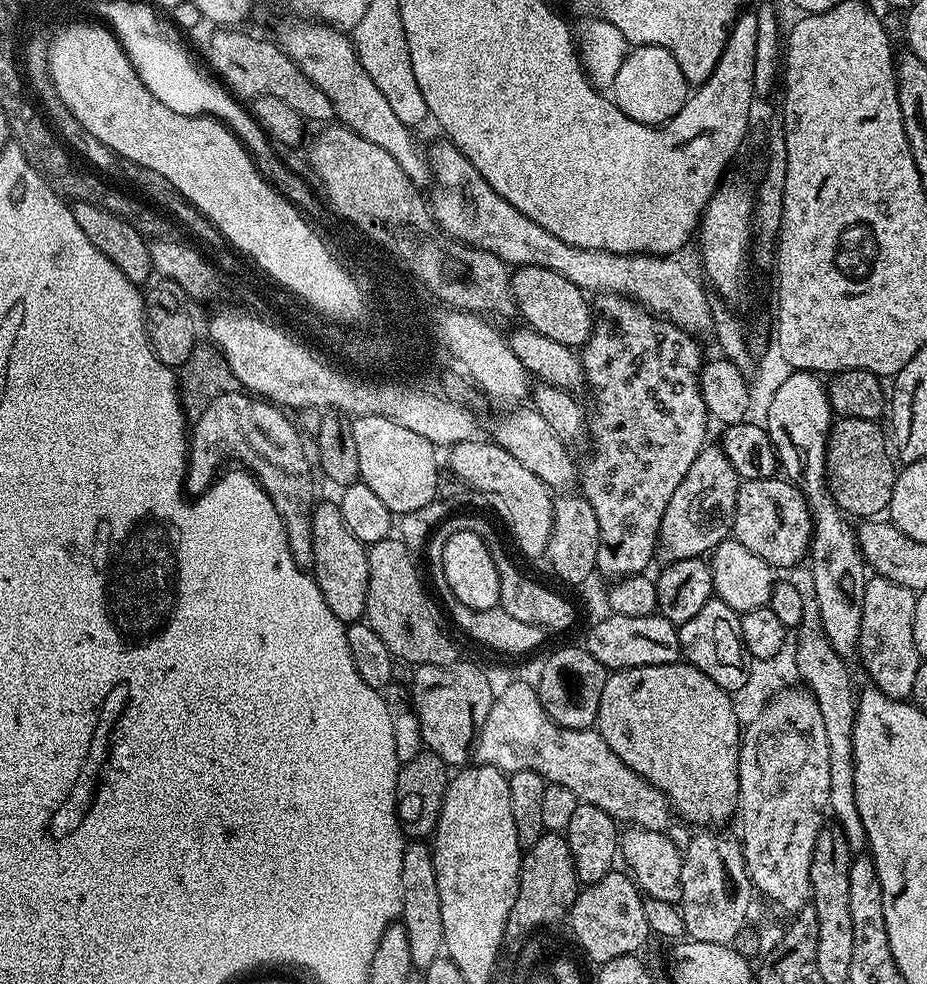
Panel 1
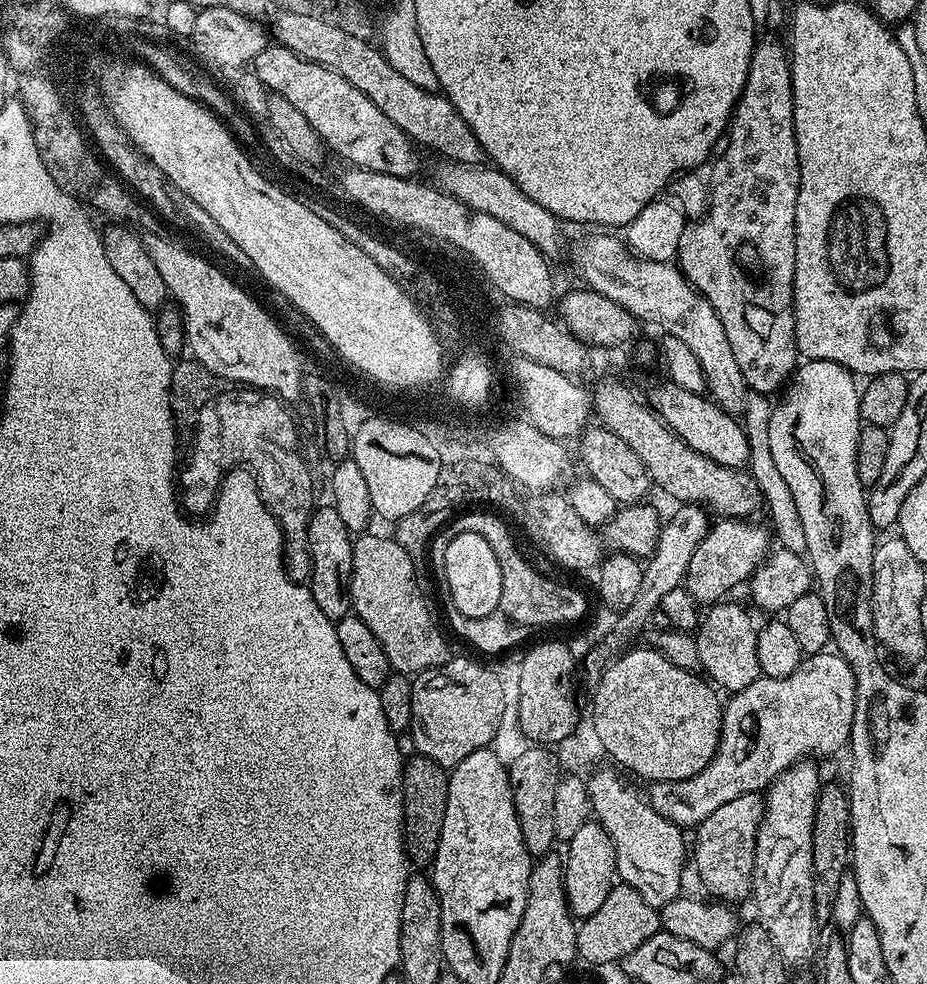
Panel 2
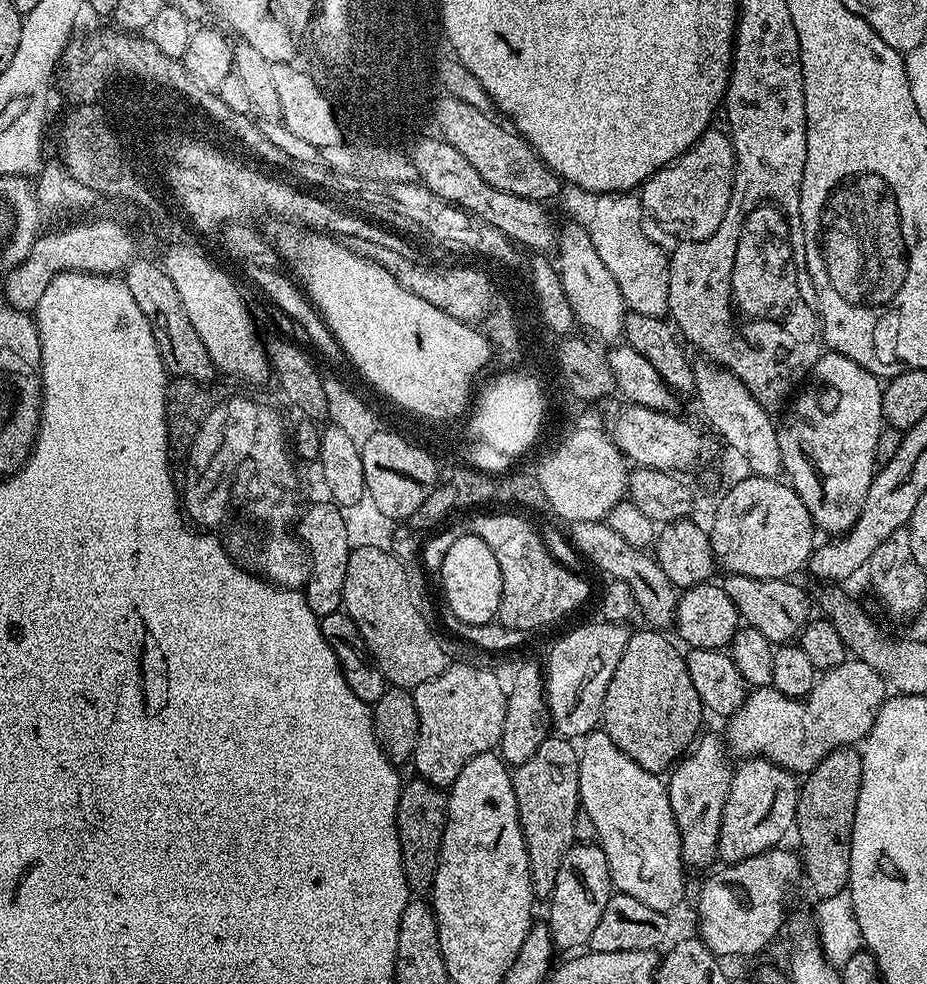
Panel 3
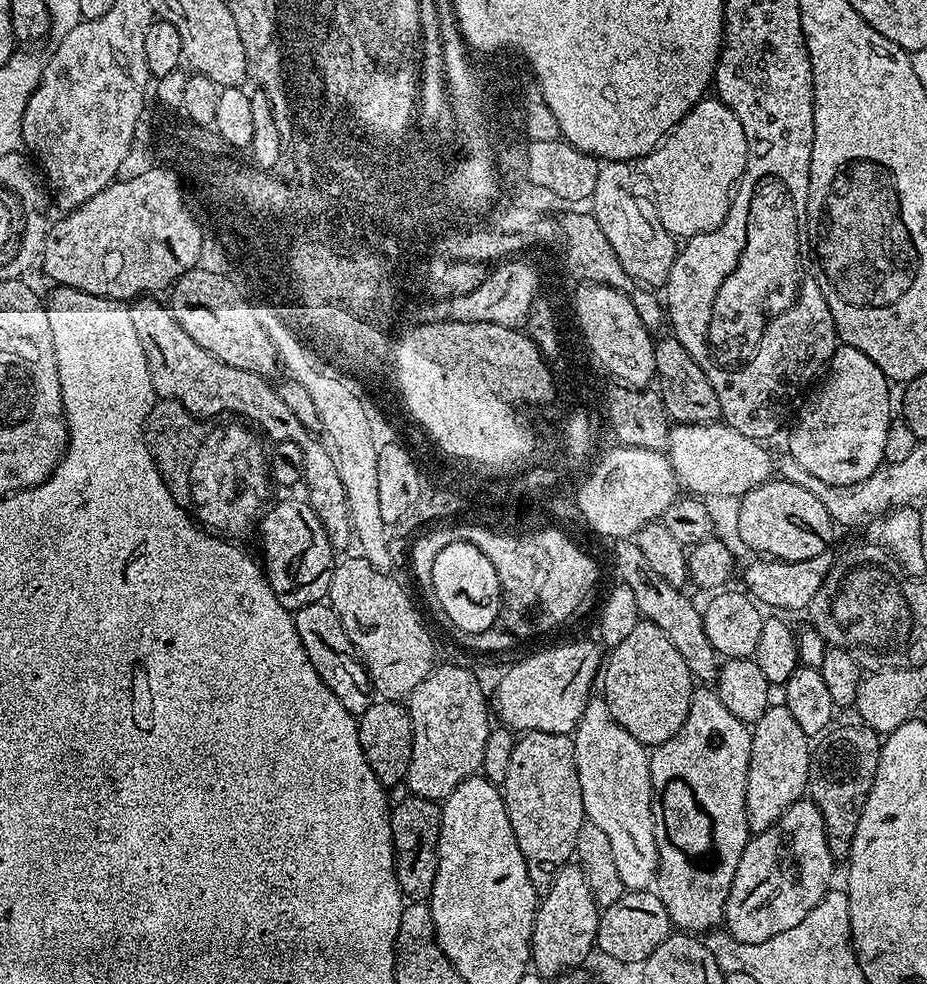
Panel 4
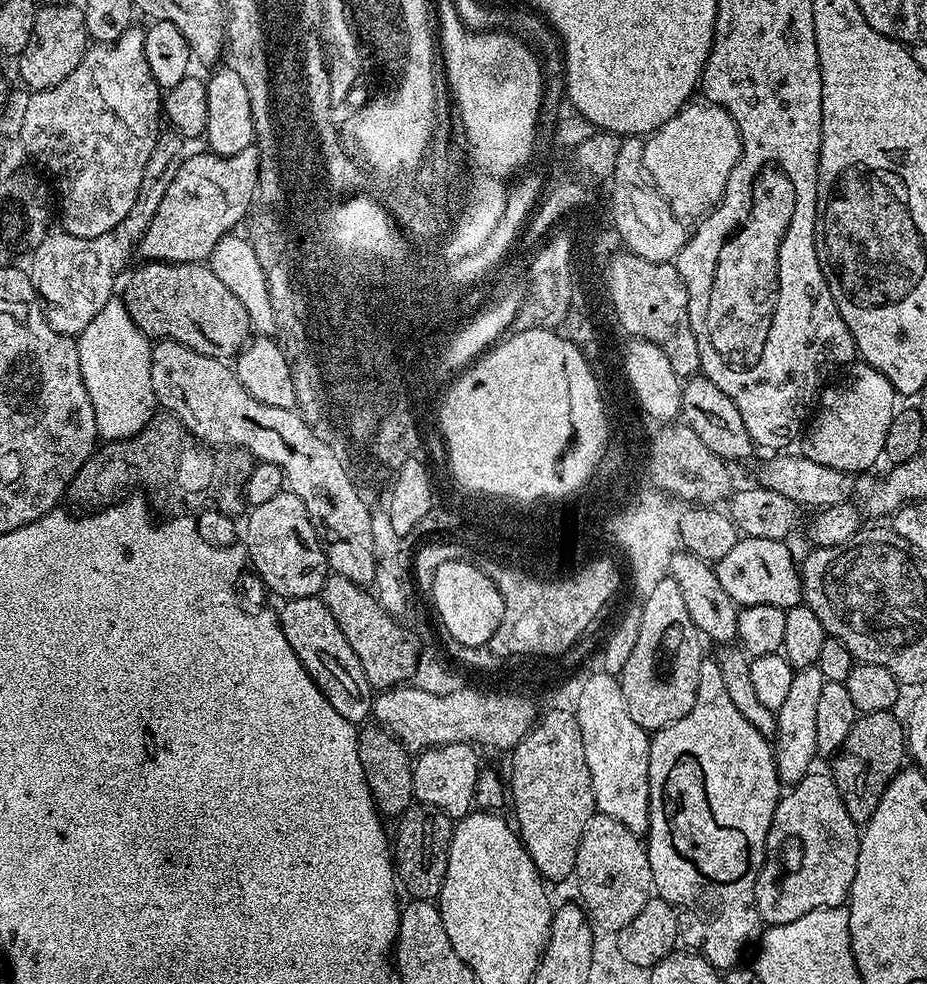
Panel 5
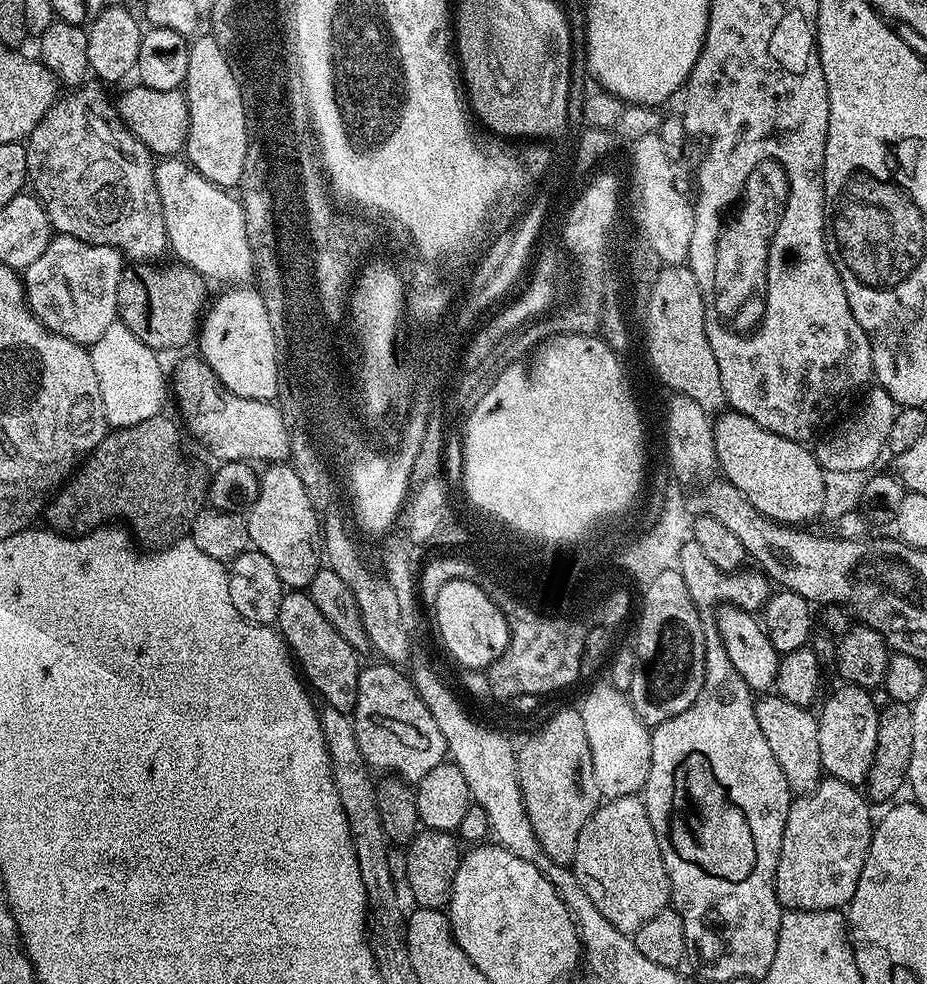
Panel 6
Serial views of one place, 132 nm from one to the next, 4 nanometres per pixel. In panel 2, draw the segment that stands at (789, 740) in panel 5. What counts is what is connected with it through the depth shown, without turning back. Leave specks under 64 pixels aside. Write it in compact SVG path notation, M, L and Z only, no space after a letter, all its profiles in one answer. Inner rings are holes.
M751 792L742 794L742 798L733 798L726 802L726 806L714 810L706 822L702 822L694 832L696 835L696 872L709 892L709 897L720 902L733 902L732 900L748 900L752 891L752 875L754 874L754 854L756 853L756 839L758 826L764 816L764 797L761 793Z

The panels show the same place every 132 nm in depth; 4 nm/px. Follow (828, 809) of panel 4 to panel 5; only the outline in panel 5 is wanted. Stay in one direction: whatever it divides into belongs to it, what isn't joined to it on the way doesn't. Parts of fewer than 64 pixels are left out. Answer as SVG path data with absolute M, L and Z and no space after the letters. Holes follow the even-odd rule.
M878 710L857 715L846 742L831 757L831 778L838 786L838 794L842 794L842 802L846 802L846 814L850 814L858 826L867 824L874 810L878 810L886 786L905 767L906 728L900 725L896 714L892 710Z

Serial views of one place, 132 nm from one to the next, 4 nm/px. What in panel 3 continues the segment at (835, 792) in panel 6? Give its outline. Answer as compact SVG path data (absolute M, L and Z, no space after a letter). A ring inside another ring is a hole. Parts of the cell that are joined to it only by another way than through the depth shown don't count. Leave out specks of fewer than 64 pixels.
M788 846L771 848L768 852L731 865L727 869L728 880L708 880L701 886L700 897L696 900L696 916L700 919L698 936L717 957L756 956L779 934L780 927L784 924L784 907L788 904L788 891L802 880L802 860L795 851L793 852Z

